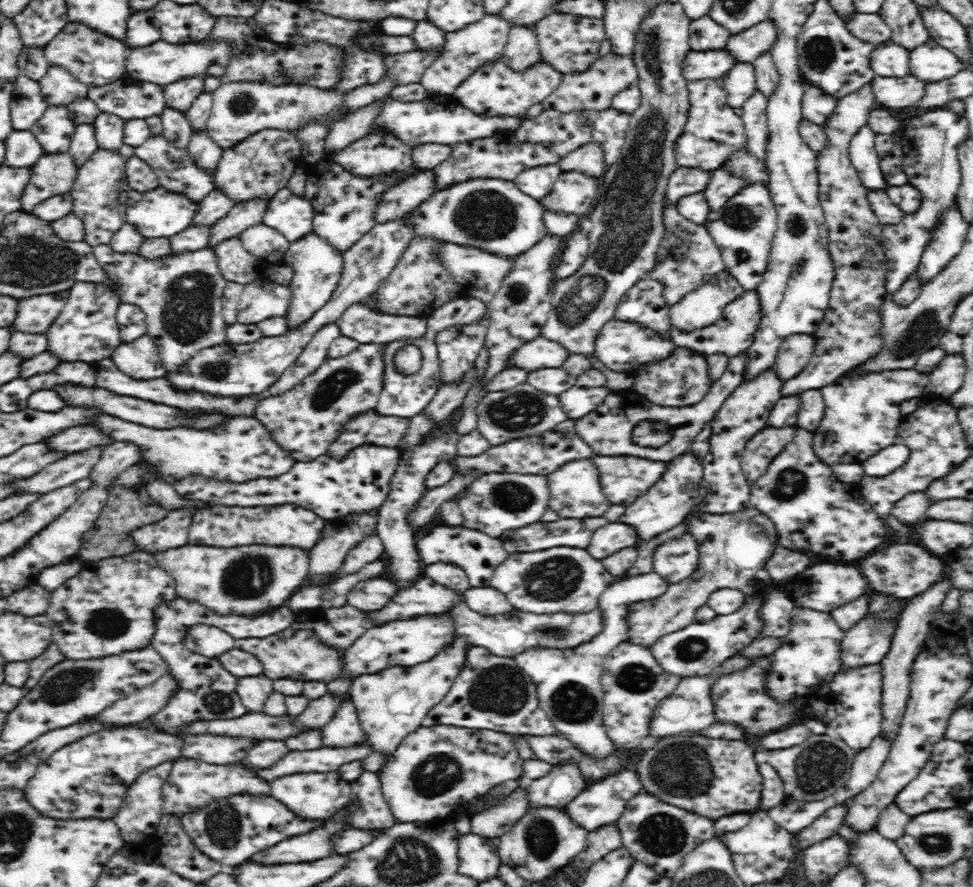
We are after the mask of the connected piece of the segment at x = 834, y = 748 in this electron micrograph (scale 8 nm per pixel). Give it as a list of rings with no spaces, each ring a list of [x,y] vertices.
[[[812,734],[804,744],[792,746],[788,750],[760,750],[756,752],[756,762],[768,762],[778,770],[788,796],[792,796],[794,800],[814,802],[820,798],[831,797],[840,786],[846,784],[856,756],[857,751],[849,748],[841,739],[836,740],[826,734]]]

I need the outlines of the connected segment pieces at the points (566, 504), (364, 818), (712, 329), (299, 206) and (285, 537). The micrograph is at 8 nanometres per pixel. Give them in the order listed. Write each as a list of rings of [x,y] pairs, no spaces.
[[[578,460],[564,464],[556,472],[548,474],[548,488],[550,488],[550,504],[548,508],[554,510],[560,518],[596,518],[603,516],[610,506],[607,498],[602,494],[600,476],[592,460]]]
[[[365,770],[351,783],[351,790],[351,802],[355,800],[357,807],[345,820],[348,828],[376,830],[379,833],[397,823],[381,790],[378,772]]]
[[[755,290],[742,292],[736,300],[730,302],[723,311],[719,321],[713,322],[710,326],[691,330],[690,332],[680,331],[676,327],[669,330],[669,338],[676,347],[689,348],[698,354],[712,356],[712,354],[725,354],[729,359],[740,352],[748,351],[752,344],[754,333],[760,320],[762,320],[762,309],[760,299]]]
[[[286,186],[269,199],[262,223],[276,228],[292,243],[313,232],[314,215],[306,197],[294,195]]]
[[[206,506],[194,514],[188,533],[188,544],[200,546],[216,546],[216,548],[232,548],[234,546],[250,546],[262,544],[268,546],[295,546],[302,550],[310,550],[320,538],[325,520],[316,513],[296,506]]]

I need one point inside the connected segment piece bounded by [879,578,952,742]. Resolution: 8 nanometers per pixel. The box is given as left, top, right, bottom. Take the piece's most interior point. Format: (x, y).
(914, 624)

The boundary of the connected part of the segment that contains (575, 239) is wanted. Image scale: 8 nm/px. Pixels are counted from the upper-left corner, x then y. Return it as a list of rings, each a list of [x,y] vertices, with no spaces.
[[[582,229],[574,230],[568,240],[566,240],[566,248],[560,256],[560,262],[554,270],[556,281],[561,281],[572,277],[586,262],[589,252],[589,236]]]

